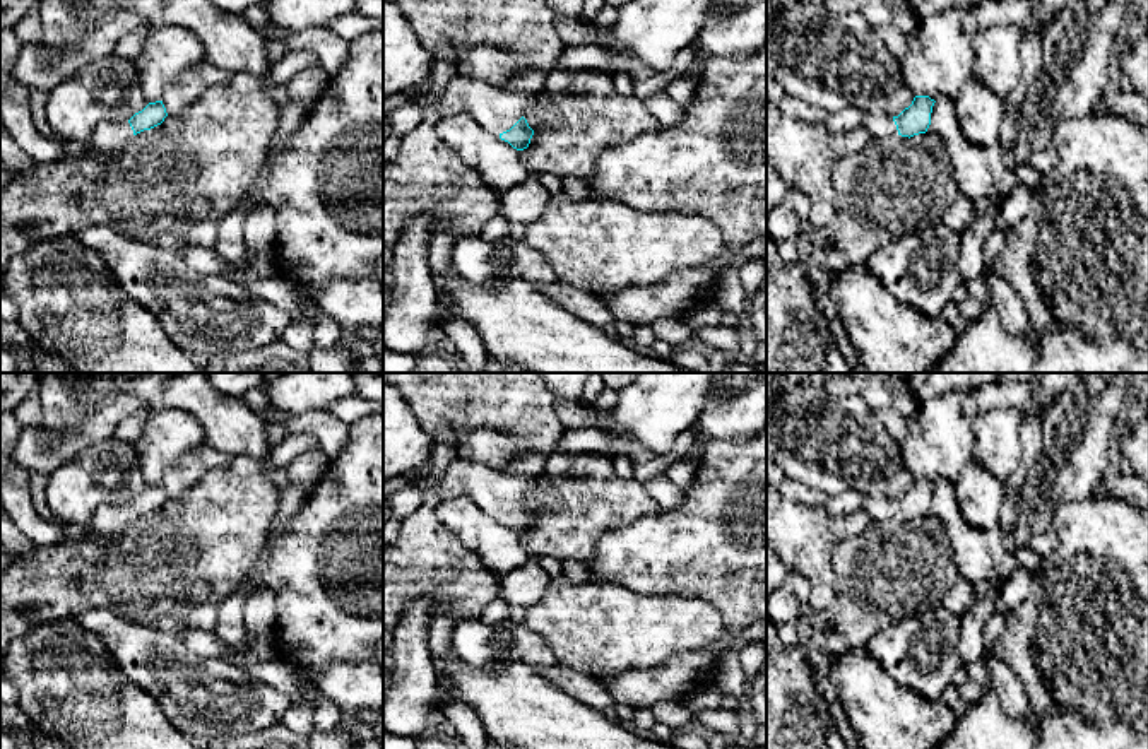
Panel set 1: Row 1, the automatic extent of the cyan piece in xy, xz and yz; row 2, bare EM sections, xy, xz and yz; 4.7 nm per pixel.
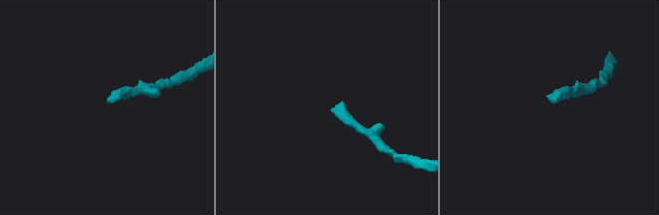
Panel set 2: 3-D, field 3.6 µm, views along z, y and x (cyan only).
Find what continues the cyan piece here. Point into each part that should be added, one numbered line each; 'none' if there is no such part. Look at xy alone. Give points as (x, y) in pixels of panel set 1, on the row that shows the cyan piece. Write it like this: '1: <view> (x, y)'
1: xy (106, 135)

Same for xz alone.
1: xz (497, 110)

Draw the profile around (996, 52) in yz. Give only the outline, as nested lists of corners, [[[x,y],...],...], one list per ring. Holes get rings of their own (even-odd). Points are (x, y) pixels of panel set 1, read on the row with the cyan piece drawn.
[[[1008,24],[989,27],[973,38],[972,77],[1003,99],[1021,80],[1021,39],[1021,29]]]

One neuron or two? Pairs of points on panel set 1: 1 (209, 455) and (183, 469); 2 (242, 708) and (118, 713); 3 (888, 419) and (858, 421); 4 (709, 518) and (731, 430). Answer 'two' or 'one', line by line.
1: one
2: two
3: two
4: two

